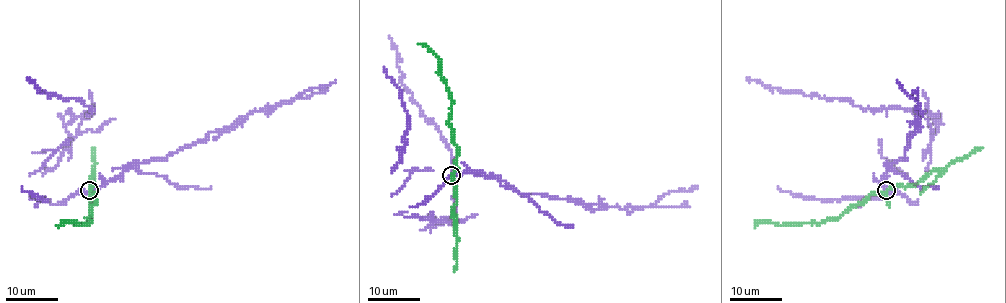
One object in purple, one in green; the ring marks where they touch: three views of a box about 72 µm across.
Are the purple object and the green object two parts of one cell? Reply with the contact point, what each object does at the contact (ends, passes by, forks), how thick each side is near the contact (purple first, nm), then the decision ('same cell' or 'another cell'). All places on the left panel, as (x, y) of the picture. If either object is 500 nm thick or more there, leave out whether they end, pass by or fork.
place (89, 190); purple passes by; green passes by; calibres 240 and 300 nm; another cell

